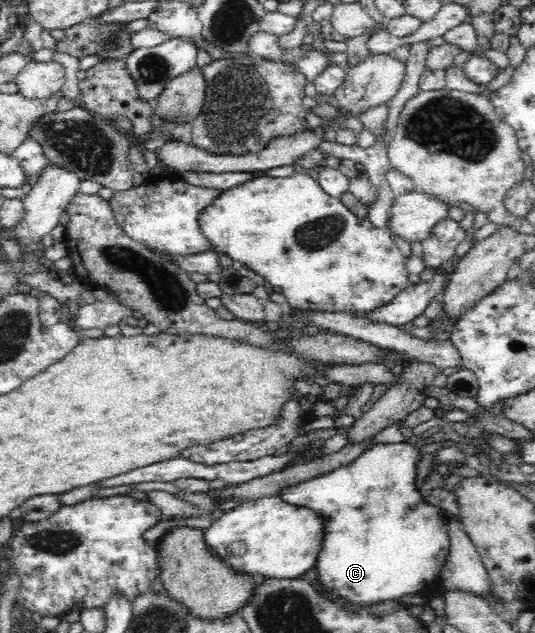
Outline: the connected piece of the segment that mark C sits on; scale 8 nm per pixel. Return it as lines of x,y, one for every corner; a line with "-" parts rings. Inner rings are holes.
411,443
375,444
347,465
280,489
279,496
288,504
311,508
320,515
324,535
315,563
317,581
327,593
341,597
339,601
351,607
359,609
365,607
359,603
397,601
407,593
425,593
437,587
435,575
445,567
450,553
449,526
439,512
441,508
431,505
415,489
417,457
419,449

